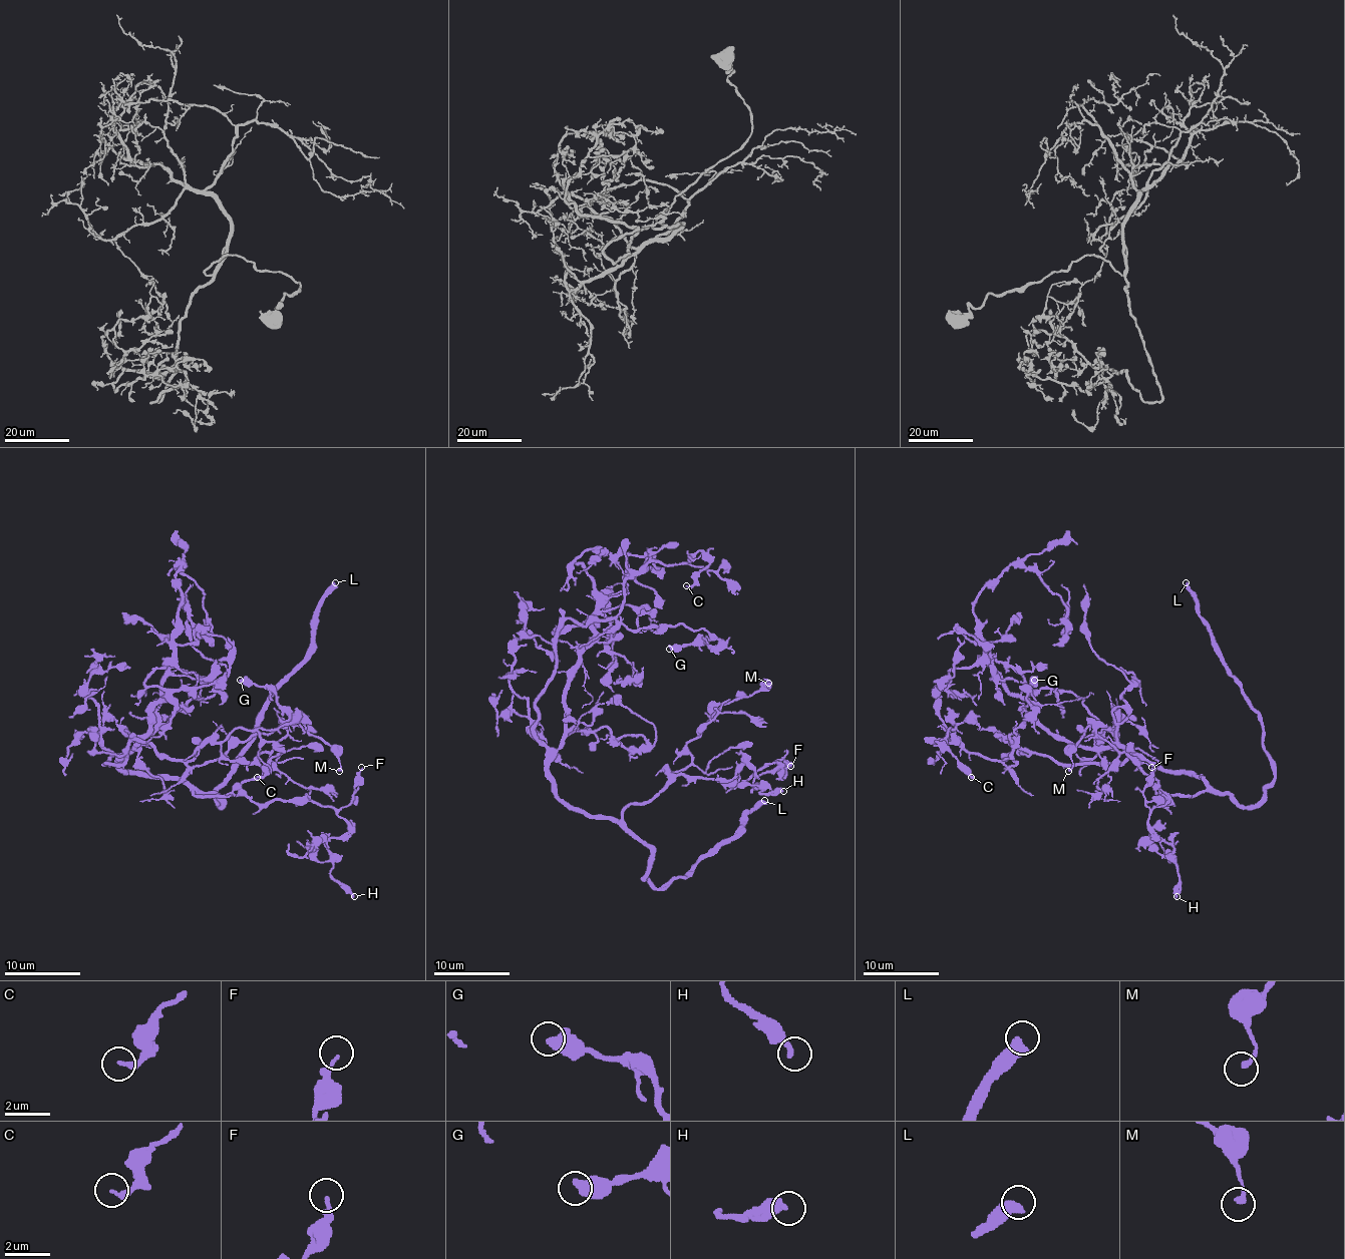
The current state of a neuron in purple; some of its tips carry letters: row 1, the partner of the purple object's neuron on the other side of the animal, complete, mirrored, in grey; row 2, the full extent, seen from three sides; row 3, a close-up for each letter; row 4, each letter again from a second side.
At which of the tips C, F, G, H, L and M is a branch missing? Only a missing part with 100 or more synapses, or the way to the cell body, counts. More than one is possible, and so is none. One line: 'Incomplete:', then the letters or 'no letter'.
Incomplete: L

